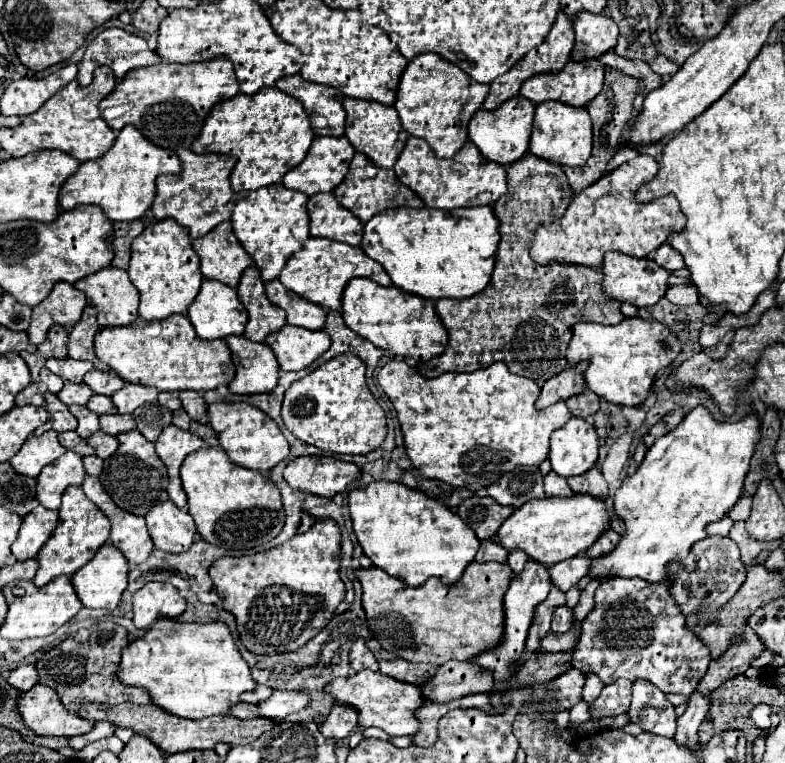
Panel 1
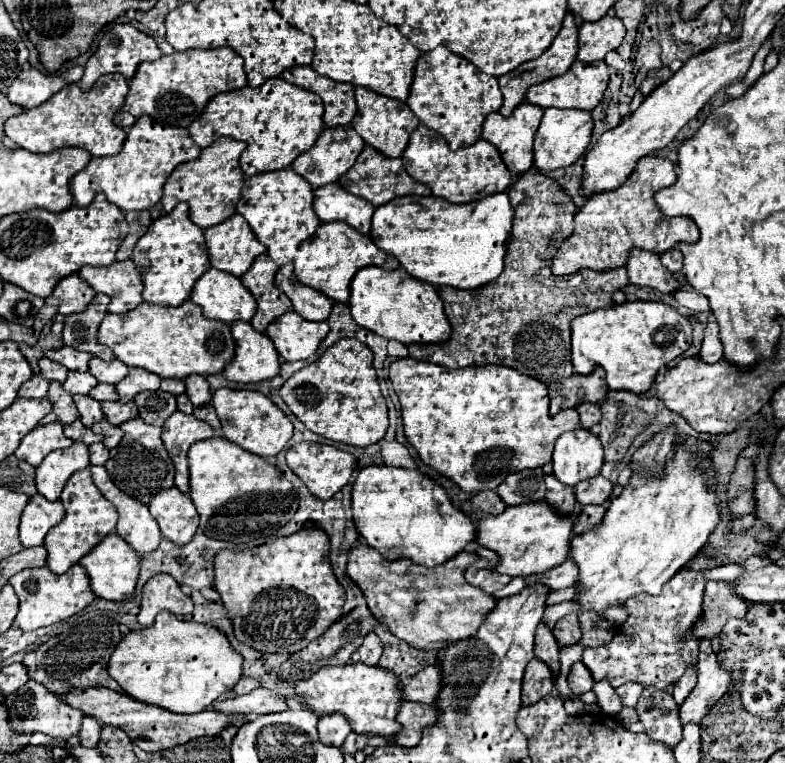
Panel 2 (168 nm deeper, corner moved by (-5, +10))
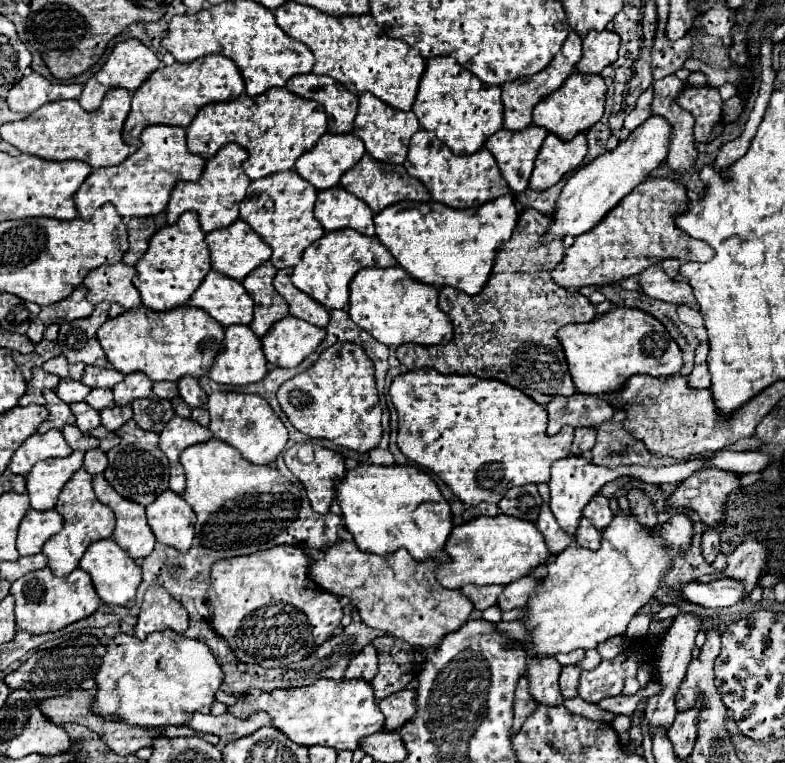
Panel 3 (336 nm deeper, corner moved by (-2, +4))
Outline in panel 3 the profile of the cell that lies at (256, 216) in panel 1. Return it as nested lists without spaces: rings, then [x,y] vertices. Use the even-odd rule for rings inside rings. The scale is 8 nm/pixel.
[[[283,170],[261,180],[253,180],[247,188],[247,196],[241,204],[241,218],[273,248],[271,264],[275,268],[295,266],[305,248],[319,240],[325,230],[313,216],[317,190],[313,184],[303,180],[295,170]]]

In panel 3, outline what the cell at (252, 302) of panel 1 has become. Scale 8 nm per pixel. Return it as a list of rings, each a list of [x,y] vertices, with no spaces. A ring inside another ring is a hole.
[[[271,262],[261,264],[259,268],[255,268],[255,272],[251,272],[245,280],[243,286],[249,292],[249,296],[255,302],[255,314],[253,314],[253,322],[249,324],[249,328],[261,338],[275,322],[279,322],[281,318],[285,318],[289,314],[289,306],[287,302],[279,296],[279,292],[273,288],[273,278],[275,278],[277,270]]]

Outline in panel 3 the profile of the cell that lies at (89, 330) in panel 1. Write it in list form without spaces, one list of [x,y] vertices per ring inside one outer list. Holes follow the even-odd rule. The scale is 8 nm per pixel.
[[[107,302],[99,304],[95,312],[89,318],[73,320],[59,326],[59,346],[65,354],[65,358],[75,364],[91,364],[91,366],[107,366],[107,356],[97,340],[97,330],[105,320],[109,318],[109,306]]]

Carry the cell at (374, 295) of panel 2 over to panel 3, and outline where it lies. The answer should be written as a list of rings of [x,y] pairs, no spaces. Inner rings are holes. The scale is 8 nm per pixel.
[[[401,266],[367,268],[355,274],[349,286],[349,316],[385,346],[401,346],[407,342],[433,346],[447,344],[453,336],[453,324],[437,306],[439,290],[409,276]]]

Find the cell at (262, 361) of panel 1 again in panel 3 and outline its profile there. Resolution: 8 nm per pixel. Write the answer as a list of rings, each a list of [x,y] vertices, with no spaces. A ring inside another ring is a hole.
[[[229,326],[223,338],[223,350],[215,356],[215,362],[207,376],[219,384],[245,386],[263,380],[267,374],[267,360],[261,348],[261,340],[249,326]]]

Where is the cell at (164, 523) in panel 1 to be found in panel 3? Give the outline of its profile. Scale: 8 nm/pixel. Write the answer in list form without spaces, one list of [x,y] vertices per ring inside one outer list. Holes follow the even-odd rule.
[[[171,490],[159,494],[157,500],[147,506],[147,524],[151,526],[157,542],[181,552],[191,548],[195,512],[179,494]]]

